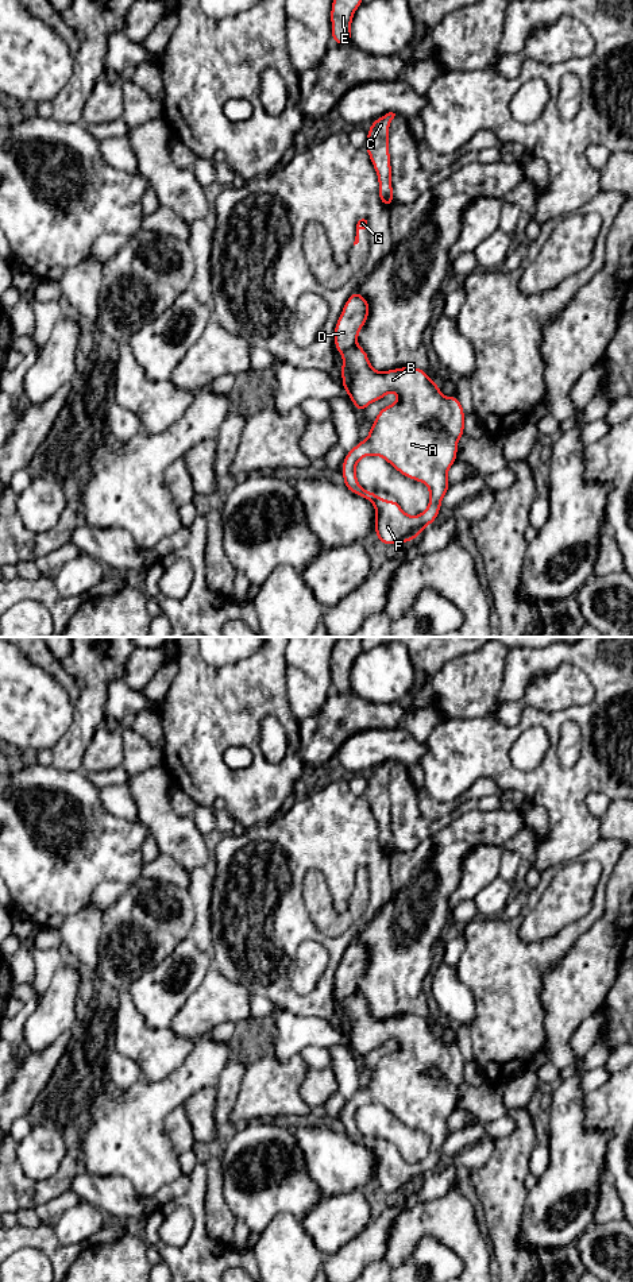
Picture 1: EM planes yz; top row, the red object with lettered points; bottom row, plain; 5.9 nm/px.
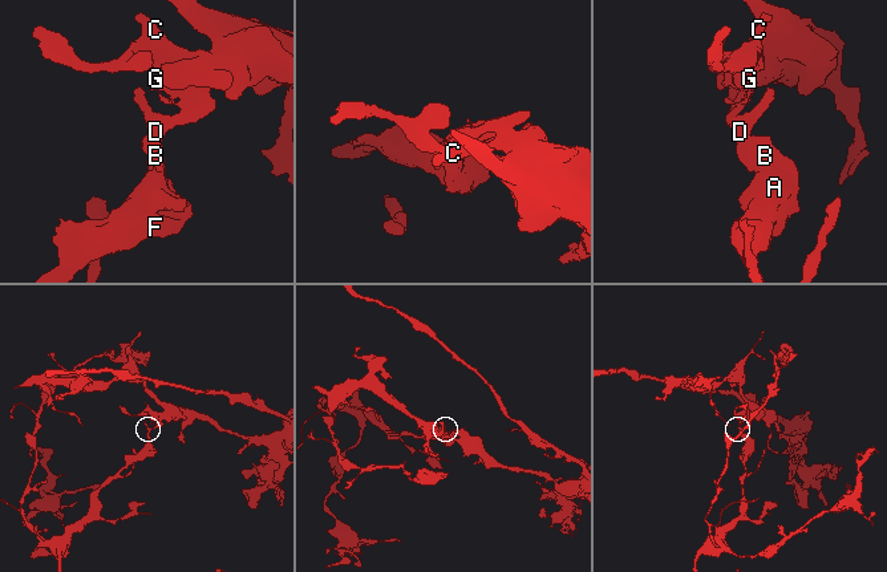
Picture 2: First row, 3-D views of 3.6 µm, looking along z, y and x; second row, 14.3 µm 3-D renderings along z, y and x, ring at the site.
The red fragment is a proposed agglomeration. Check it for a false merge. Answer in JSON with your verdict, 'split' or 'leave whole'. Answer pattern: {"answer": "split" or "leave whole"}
{"answer": "split"}

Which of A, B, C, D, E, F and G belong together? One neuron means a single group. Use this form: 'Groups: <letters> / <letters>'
Groups: A B F / C D E G

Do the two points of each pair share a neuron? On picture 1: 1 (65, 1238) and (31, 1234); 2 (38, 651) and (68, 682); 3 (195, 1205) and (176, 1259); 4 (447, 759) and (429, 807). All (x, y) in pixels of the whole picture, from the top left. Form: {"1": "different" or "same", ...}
{"1": "different", "2": "same", "3": "same", "4": "different"}

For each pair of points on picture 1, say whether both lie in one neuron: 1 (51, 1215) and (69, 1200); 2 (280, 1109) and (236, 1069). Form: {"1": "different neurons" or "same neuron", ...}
{"1": "same neuron", "2": "different neurons"}

